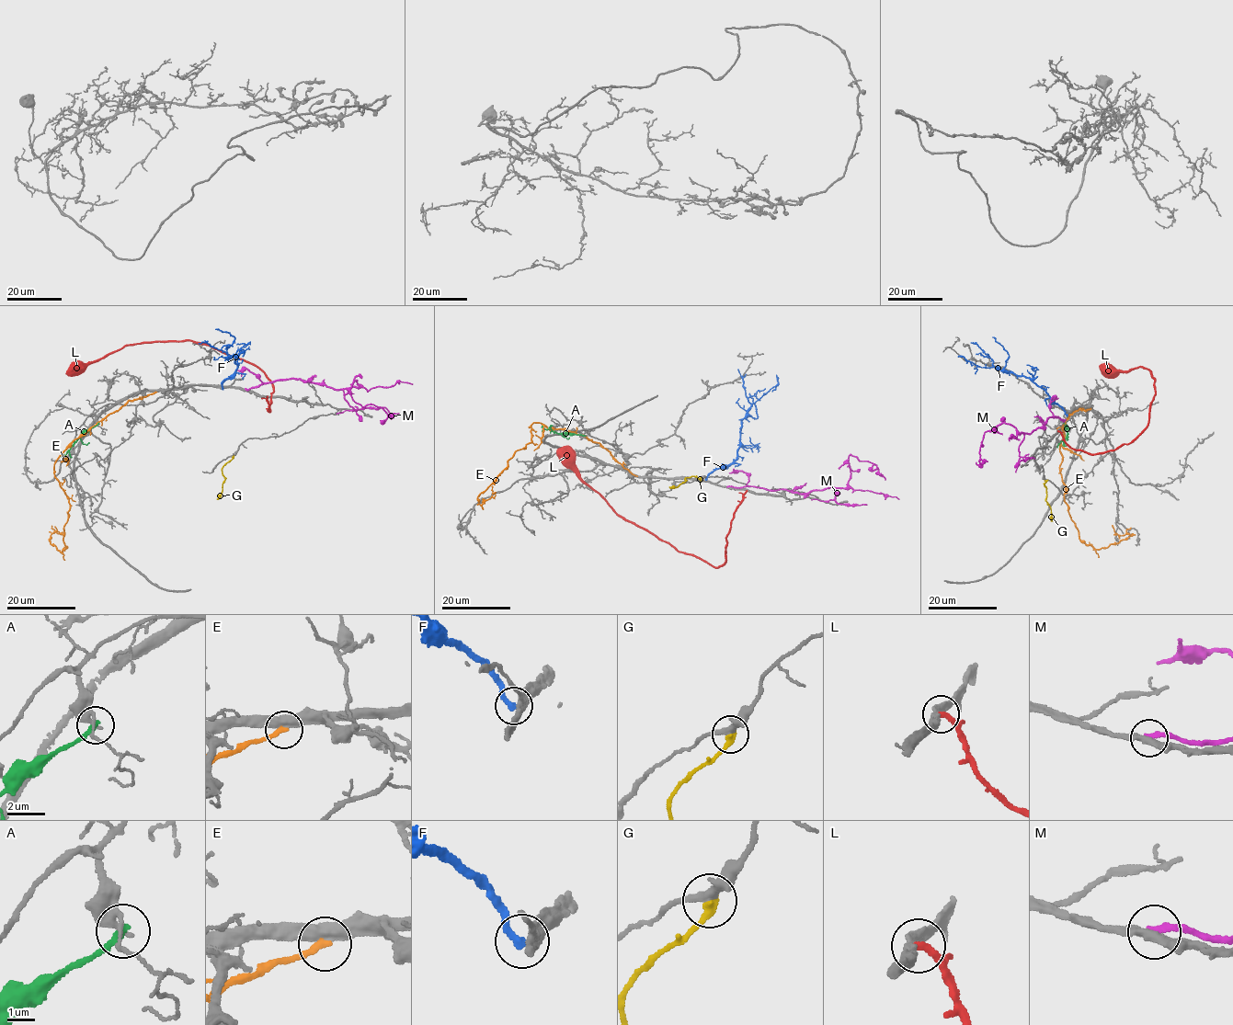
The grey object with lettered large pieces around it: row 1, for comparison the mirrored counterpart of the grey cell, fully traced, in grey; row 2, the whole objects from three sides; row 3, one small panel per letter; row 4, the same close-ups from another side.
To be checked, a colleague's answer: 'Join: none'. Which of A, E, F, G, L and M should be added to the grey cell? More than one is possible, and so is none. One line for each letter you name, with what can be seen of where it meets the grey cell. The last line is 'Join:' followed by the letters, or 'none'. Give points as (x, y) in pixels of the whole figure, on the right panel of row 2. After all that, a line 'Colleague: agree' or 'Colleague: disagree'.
F: contact (1067, 415)
Join: F
Colleague: disagree

